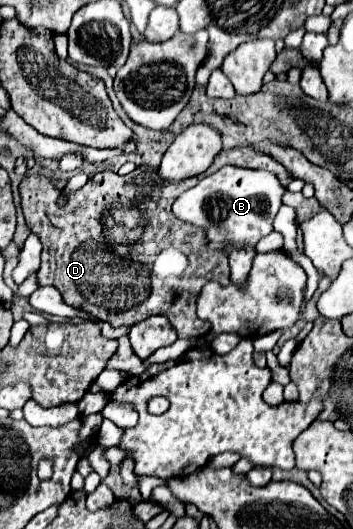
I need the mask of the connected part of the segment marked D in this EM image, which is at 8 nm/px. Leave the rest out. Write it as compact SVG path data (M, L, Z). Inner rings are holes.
M137 167L125 177L99 171L69 195L41 173L23 177L19 195L25 223L43 243L41 269L37 271L39 287L57 287L67 305L83 309L113 327L131 327L151 315L167 315L181 339L209 333L211 323L197 317L195 303L207 281L229 285L227 253L211 249L203 229L173 215L171 205L183 191L179 185L179 181L159 179L157 171L145 167ZM61 195L65 195L65 205L57 205ZM117 199L141 203L147 215L149 225L139 245L111 249L111 245L103 241L101 217L107 205ZM171 237L175 237L175 251L171 251ZM175 293L179 293L179 297L175 297Z

